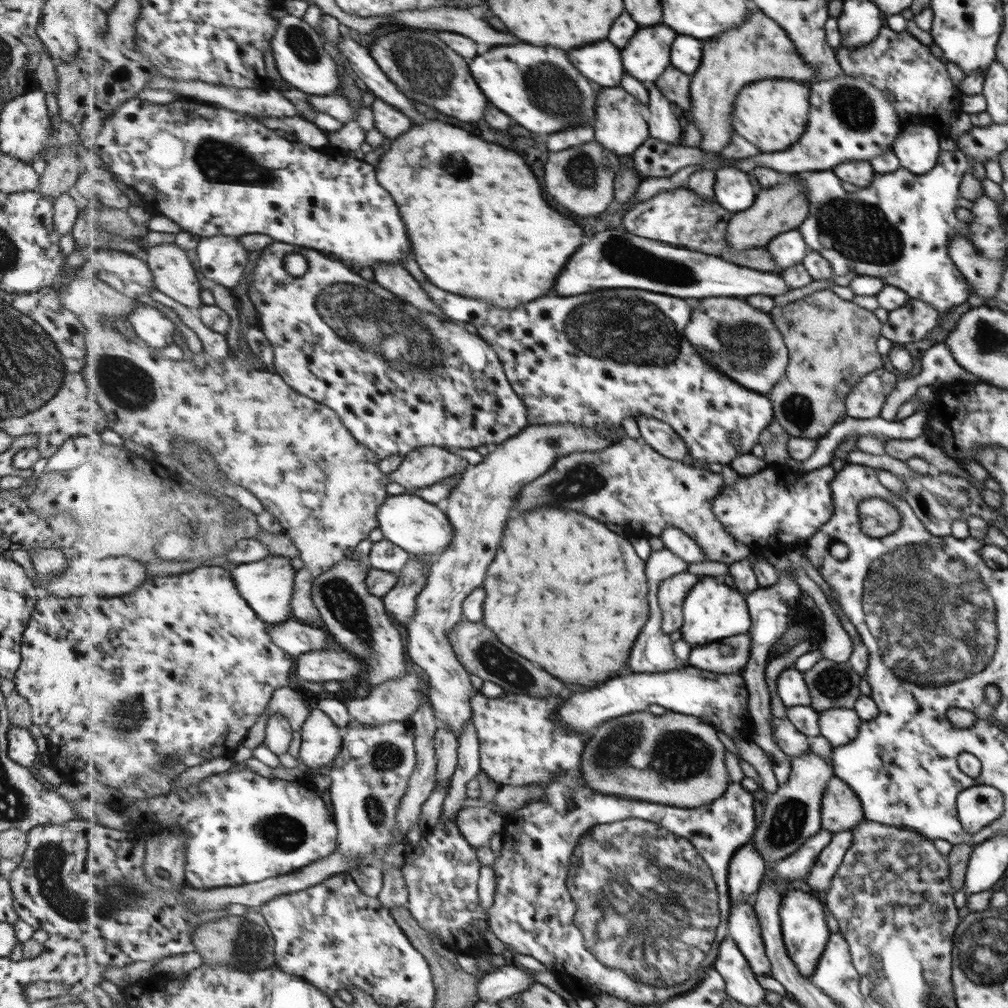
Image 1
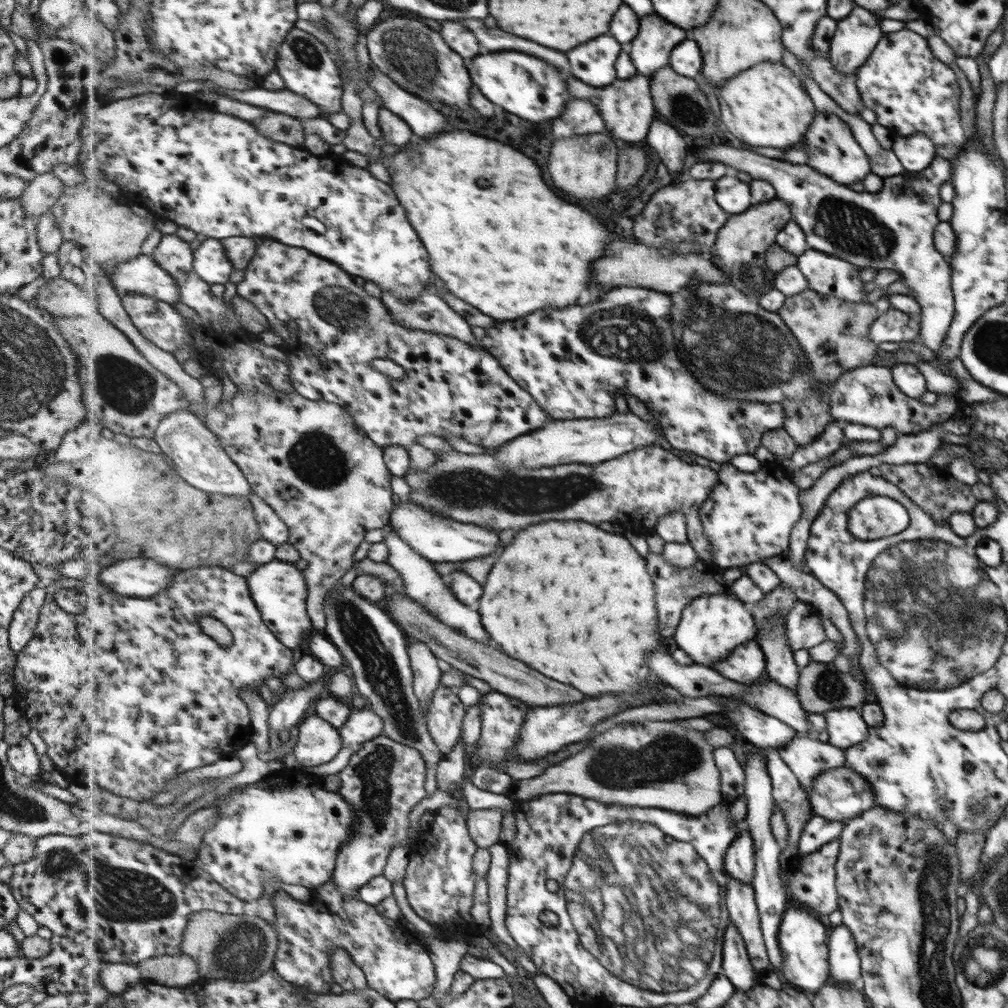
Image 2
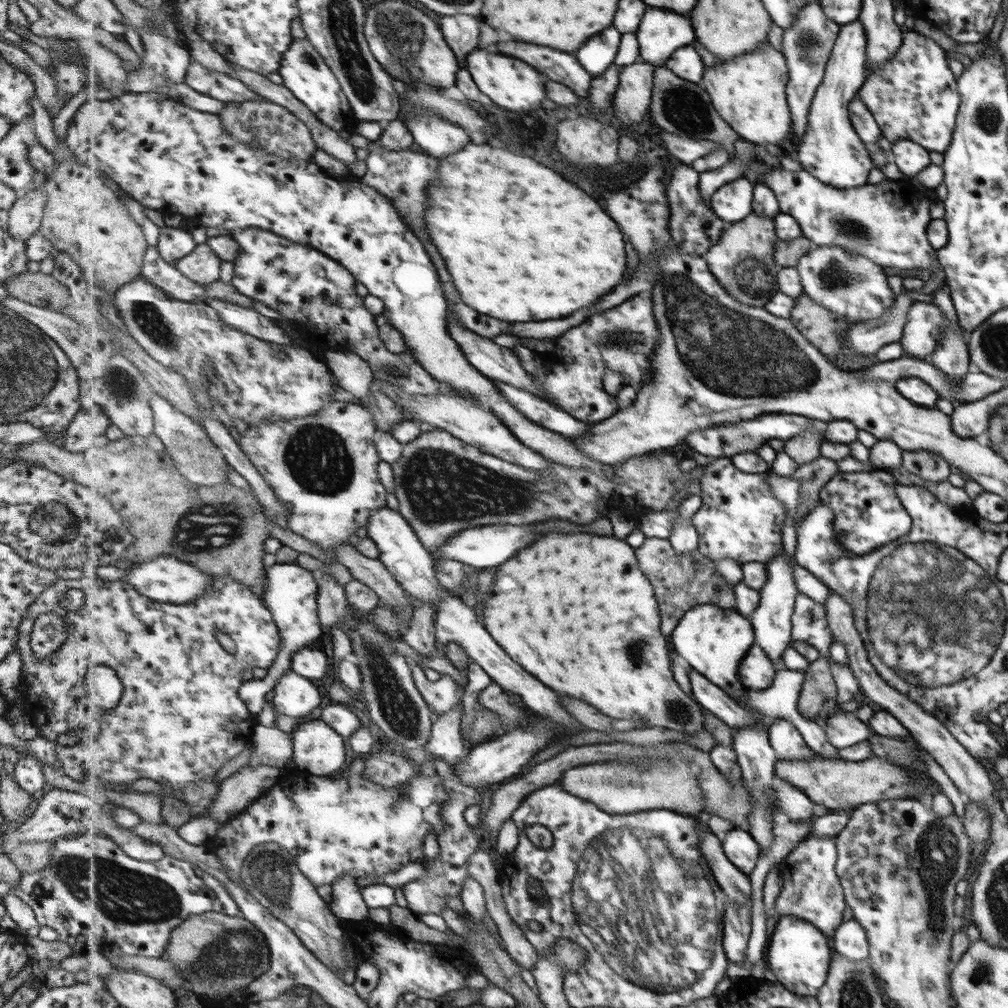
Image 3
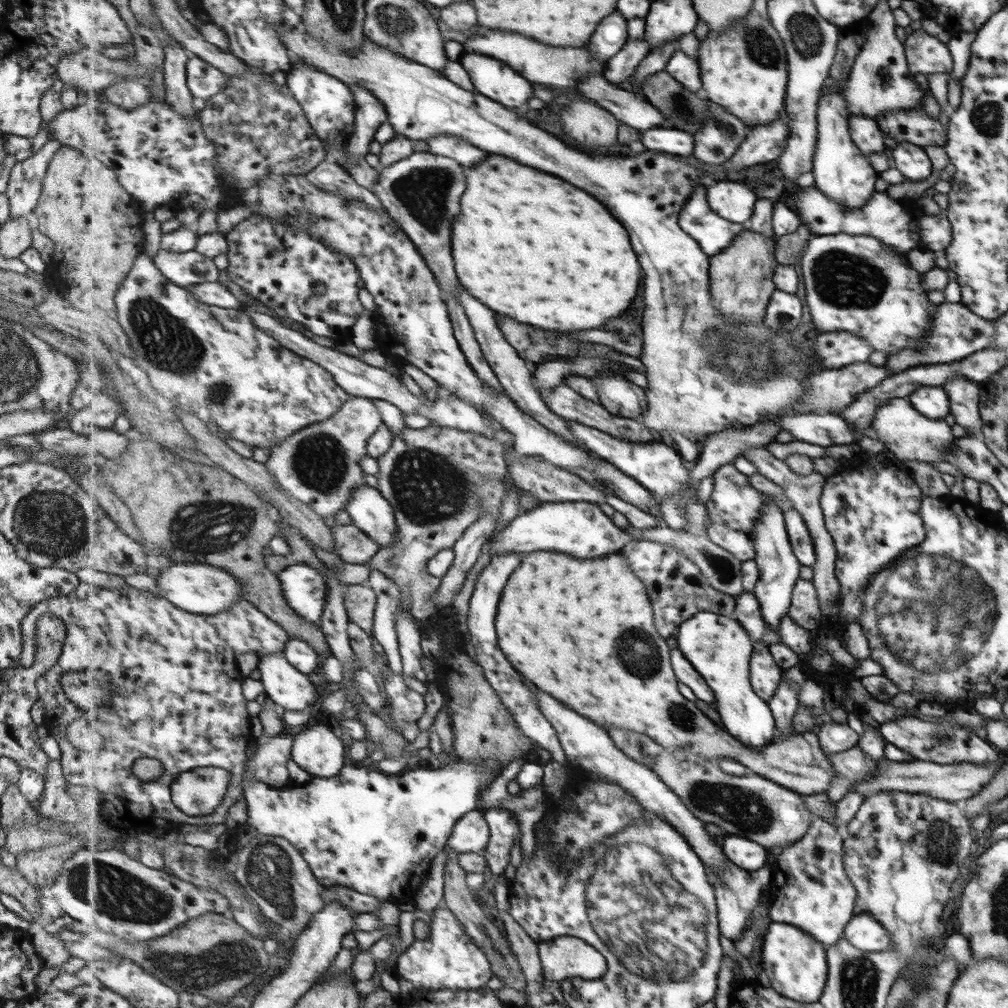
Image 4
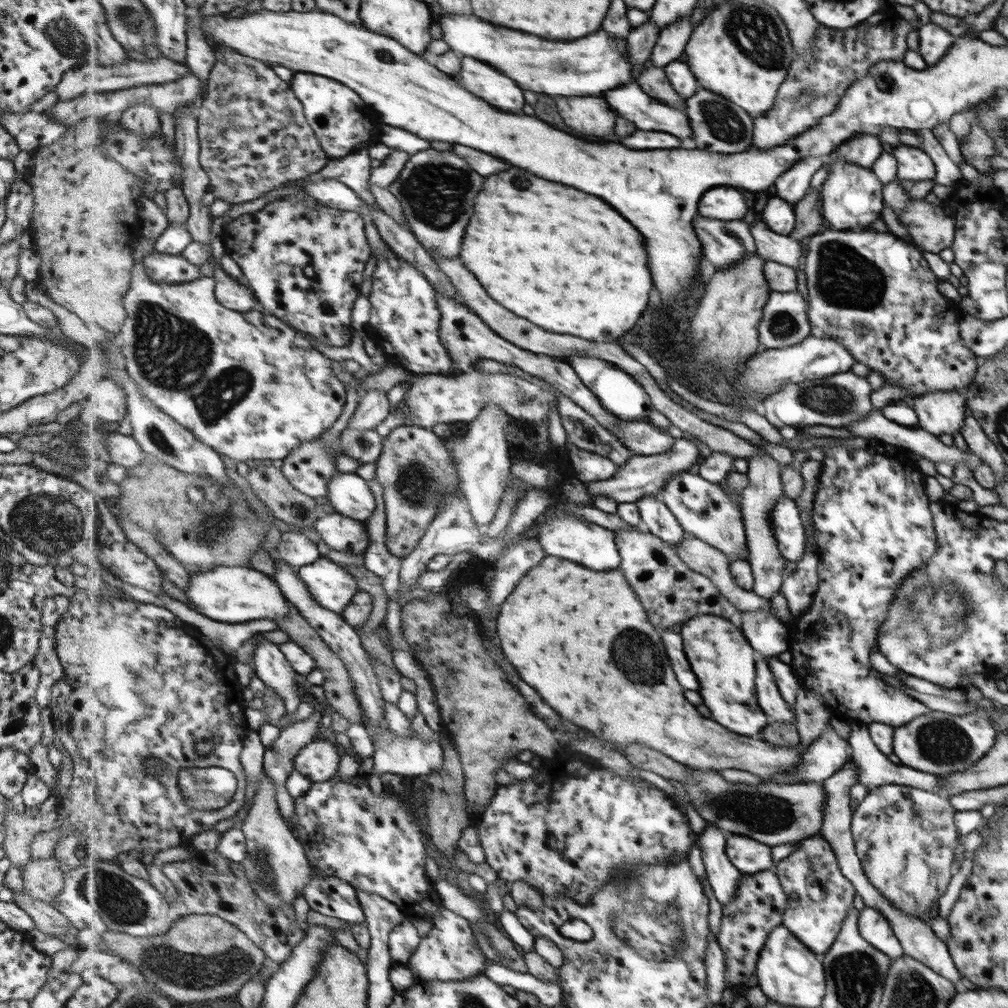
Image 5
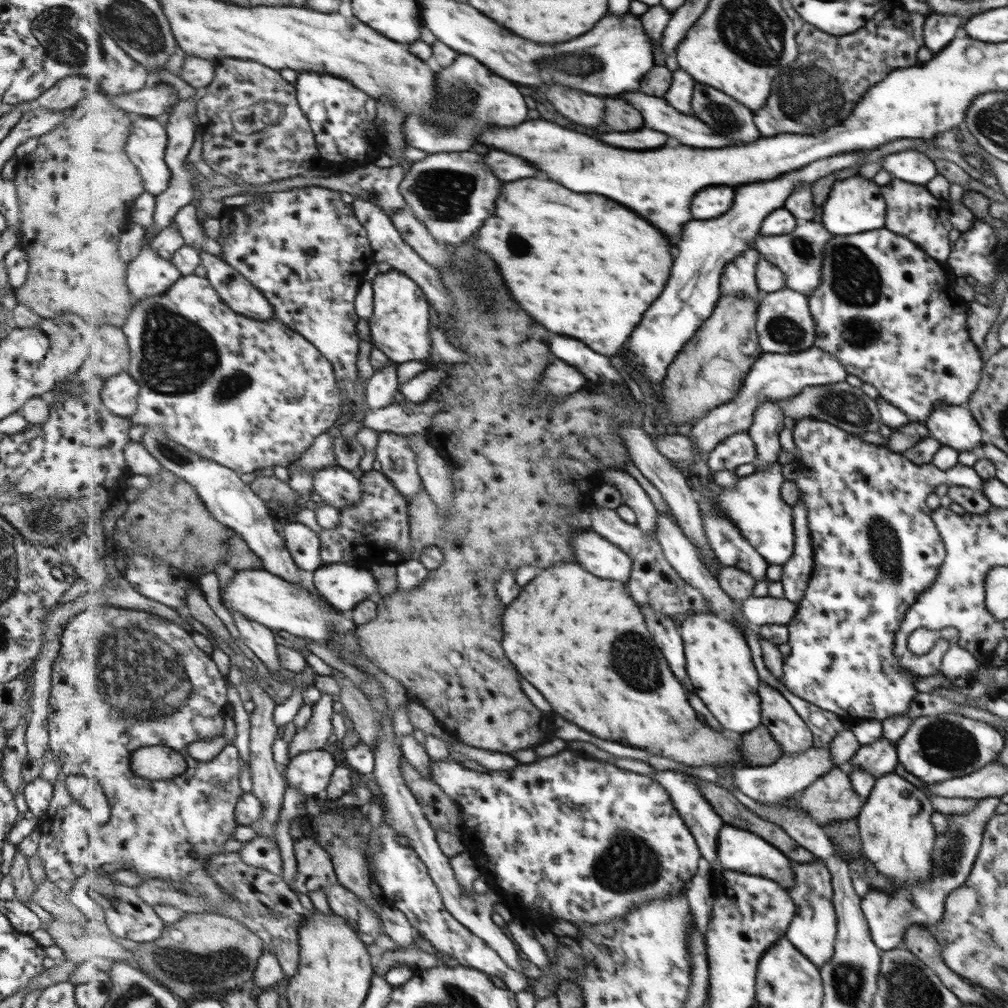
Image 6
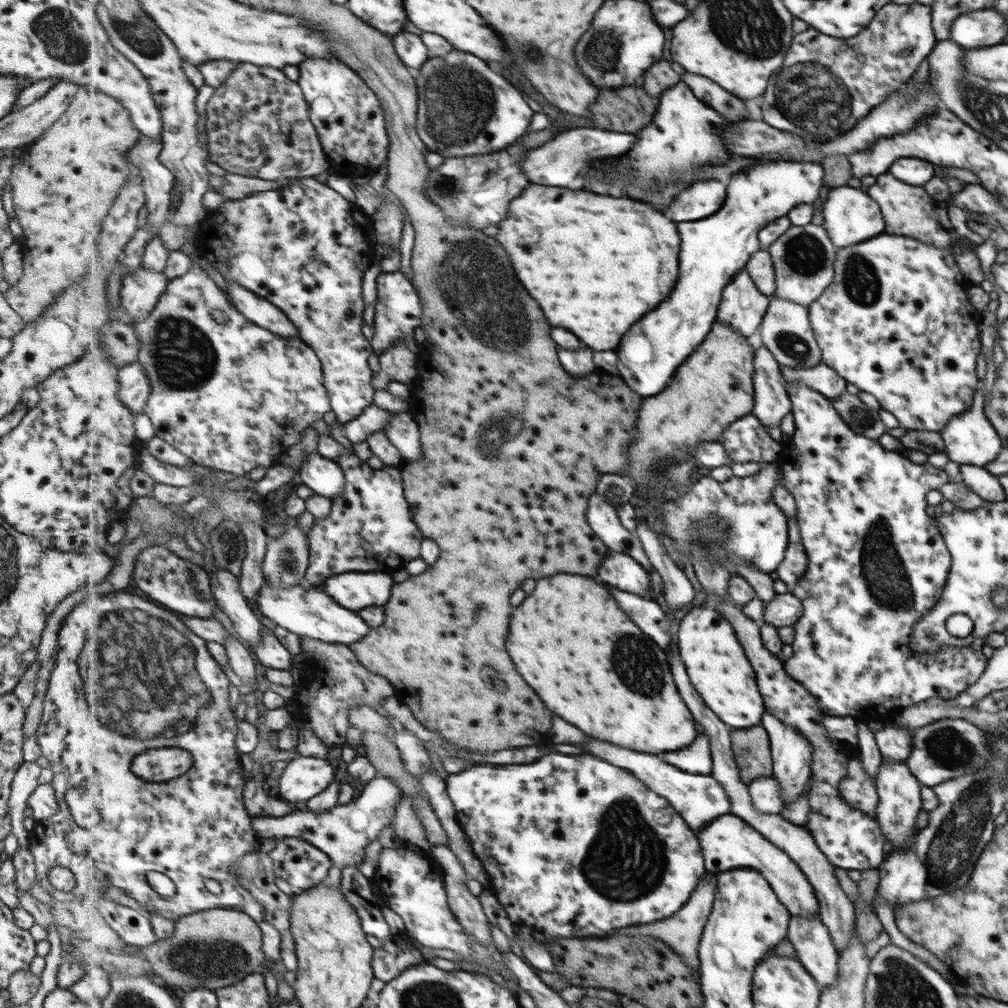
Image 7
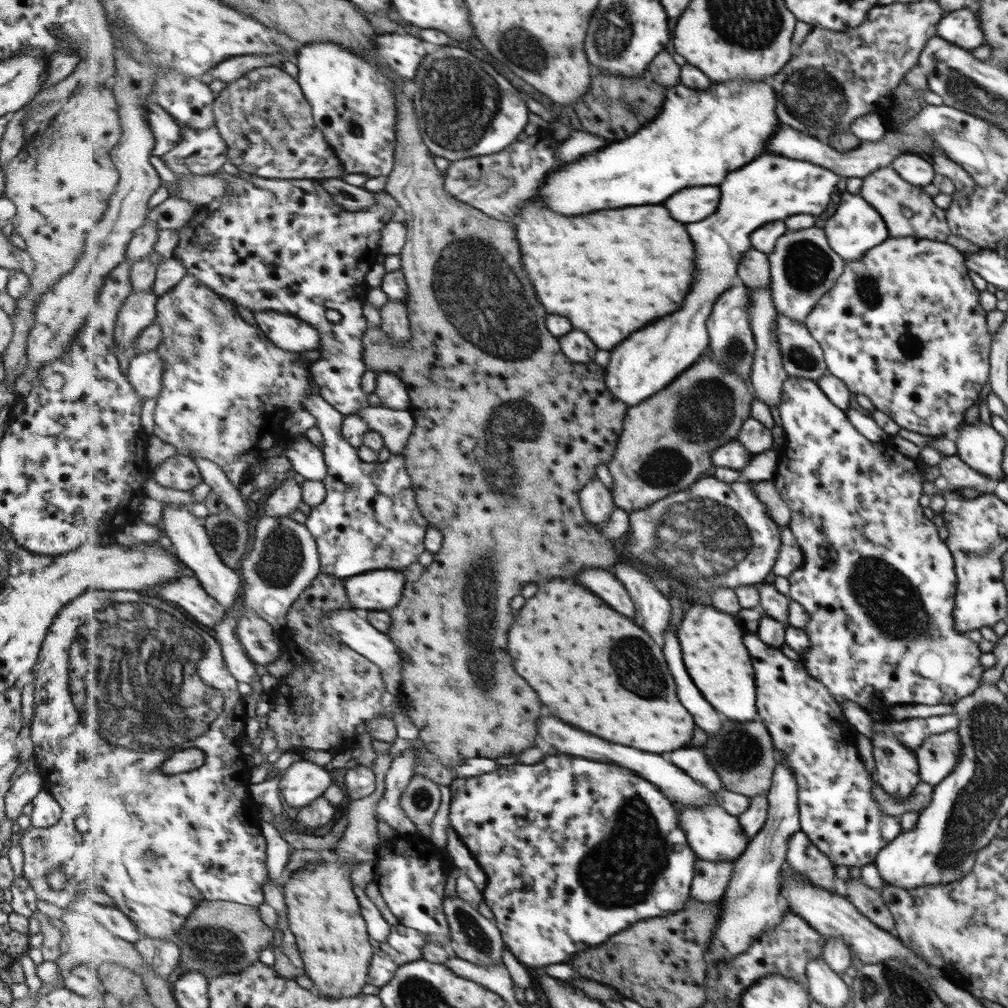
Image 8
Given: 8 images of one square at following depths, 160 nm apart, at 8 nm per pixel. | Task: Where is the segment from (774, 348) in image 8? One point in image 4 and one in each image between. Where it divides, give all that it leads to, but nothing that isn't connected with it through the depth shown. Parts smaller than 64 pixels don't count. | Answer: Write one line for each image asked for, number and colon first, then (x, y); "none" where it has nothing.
4: (777, 566)
5: (761, 495)
6: (768, 421)
7: (771, 403)

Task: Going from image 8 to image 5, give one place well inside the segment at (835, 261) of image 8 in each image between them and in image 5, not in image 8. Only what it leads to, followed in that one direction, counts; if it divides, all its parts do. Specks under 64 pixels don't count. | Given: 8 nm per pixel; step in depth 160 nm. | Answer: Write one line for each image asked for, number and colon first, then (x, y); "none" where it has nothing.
5: (769, 246)
6: (798, 254)
7: (802, 260)

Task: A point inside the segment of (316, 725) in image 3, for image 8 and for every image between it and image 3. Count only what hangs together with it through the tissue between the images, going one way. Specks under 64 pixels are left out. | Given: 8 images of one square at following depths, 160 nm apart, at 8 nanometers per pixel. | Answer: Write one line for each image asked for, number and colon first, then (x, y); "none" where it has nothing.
4: (318, 750)
5: (319, 761)
6: (310, 772)
7: (304, 777)
8: (305, 782)

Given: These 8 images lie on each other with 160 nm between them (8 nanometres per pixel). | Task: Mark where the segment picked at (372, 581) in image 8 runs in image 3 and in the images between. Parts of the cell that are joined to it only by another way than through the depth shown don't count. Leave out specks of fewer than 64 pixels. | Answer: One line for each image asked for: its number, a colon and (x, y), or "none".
3: (291, 591)
4: (306, 588)
5: (332, 585)
6: (343, 586)
7: (355, 590)

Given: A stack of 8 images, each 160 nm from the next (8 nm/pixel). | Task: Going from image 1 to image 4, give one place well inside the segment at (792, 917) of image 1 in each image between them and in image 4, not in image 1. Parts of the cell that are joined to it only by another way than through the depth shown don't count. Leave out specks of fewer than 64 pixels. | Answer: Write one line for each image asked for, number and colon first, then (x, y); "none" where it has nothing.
2: (803, 947)
3: (797, 954)
4: (794, 963)

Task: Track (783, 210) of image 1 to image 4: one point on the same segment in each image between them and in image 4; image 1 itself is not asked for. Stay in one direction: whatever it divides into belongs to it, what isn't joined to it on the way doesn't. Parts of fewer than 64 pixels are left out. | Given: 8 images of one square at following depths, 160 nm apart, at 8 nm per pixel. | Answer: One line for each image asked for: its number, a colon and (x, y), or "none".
2: (741, 243)
3: (742, 261)
4: (741, 277)

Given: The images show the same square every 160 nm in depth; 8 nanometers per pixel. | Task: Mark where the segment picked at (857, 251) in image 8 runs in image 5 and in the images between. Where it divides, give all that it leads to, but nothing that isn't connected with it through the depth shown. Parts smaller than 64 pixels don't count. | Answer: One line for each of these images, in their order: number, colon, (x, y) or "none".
5: (850, 195)
6: (853, 205)
7: (850, 217)

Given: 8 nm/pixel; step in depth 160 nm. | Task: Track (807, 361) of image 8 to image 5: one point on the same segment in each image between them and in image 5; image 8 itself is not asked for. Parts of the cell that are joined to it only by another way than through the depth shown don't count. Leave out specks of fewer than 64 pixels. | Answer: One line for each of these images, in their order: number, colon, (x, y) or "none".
5: (784, 323)
6: (783, 324)
7: (785, 332)

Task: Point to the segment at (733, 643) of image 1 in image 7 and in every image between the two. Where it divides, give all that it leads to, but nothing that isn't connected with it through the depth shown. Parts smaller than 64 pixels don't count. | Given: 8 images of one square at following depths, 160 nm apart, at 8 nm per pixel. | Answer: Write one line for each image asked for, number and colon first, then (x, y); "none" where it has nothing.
2: (747, 662)
3: (757, 672)
4: (765, 675)
5: (768, 696)
6: (792, 735)
7: (792, 752)

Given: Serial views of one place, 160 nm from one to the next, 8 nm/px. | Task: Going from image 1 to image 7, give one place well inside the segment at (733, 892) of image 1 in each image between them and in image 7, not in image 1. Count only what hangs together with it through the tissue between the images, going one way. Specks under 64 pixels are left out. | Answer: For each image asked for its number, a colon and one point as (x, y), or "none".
2: (740, 857)
3: (741, 848)
4: (746, 853)
5: (750, 856)
6: (740, 850)
7: (729, 842)

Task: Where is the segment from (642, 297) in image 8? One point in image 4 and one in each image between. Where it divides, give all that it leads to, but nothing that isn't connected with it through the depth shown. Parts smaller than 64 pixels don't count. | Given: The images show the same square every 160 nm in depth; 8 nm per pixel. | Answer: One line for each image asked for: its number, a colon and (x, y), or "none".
4: (532, 246)
5: (569, 262)
6: (586, 266)
7: (597, 264)

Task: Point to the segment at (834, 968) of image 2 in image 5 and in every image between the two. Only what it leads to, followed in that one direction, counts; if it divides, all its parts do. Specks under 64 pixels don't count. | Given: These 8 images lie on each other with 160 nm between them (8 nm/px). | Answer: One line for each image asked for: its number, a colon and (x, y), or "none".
3: (850, 940)
4: (863, 931)
5: (873, 927)

